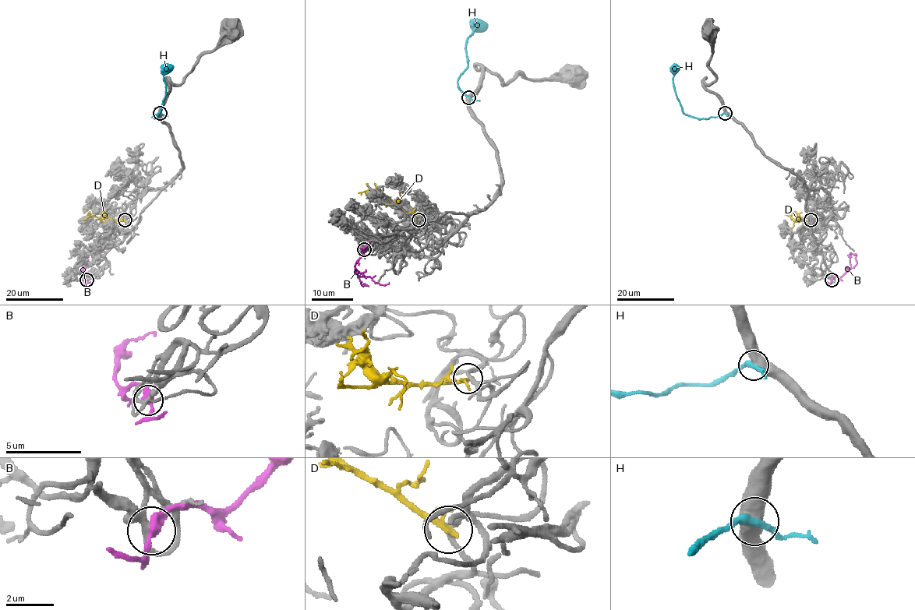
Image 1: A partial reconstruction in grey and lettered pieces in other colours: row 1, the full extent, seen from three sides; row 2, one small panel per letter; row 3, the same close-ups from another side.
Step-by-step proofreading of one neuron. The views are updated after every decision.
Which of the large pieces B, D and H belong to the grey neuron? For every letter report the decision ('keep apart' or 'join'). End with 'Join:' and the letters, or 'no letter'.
B: keep apart
D: keep apart
H: keep apart
Join: no letter

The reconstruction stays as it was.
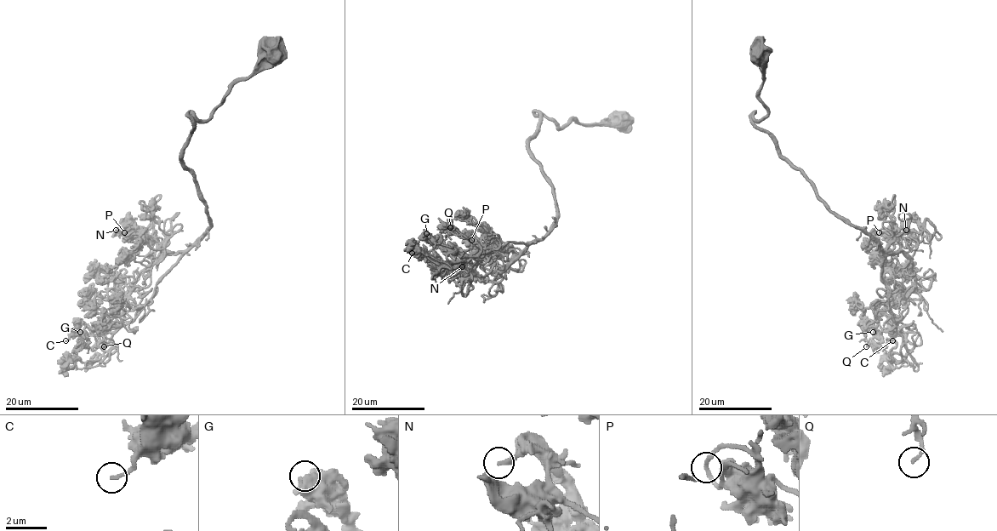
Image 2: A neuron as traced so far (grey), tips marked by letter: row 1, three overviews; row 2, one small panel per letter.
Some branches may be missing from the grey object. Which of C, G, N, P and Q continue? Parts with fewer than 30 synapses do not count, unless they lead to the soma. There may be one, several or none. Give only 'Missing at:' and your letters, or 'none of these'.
Missing at: none of these

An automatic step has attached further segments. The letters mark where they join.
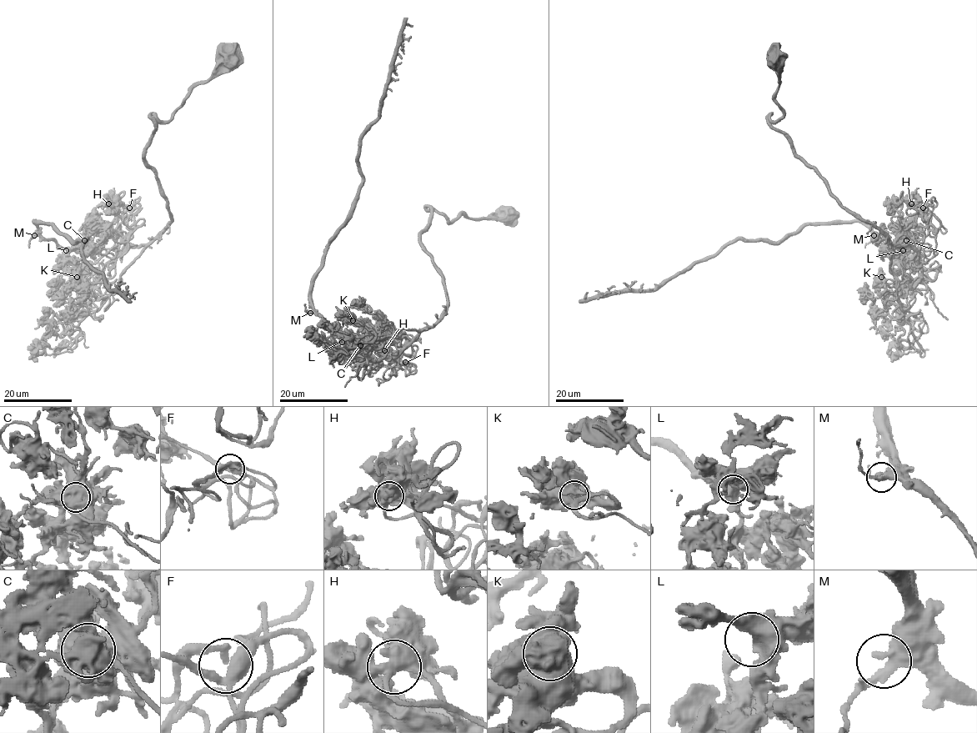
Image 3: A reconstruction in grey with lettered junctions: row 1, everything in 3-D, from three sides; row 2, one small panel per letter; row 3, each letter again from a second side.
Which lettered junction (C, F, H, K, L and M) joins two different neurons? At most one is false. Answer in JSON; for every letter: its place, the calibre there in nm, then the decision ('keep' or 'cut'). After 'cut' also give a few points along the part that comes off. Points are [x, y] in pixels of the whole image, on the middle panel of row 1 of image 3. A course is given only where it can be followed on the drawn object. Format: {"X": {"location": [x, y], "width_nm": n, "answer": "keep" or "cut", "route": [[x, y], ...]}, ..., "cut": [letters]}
{"C": {"location": [360, 345], "width_nm": 1300, "answer": "cut", "route": [[360, 345], [313, 308], [311, 281], [350, 213], [361, 140], [378, 117], [400, 30], [412, 27]]}, "F": {"location": [405, 362], "width_nm": 360, "answer": "keep"}, "H": {"location": [384, 350], "width_nm": 600, "answer": "keep"}, "K": {"location": [353, 320], "width_nm": 850, "answer": "keep"}, "L": {"location": [342, 342], "width_nm": 460, "answer": "keep"}, "M": {"location": [310, 313], "width_nm": 400, "answer": "keep"}, "cut": ["C"]}

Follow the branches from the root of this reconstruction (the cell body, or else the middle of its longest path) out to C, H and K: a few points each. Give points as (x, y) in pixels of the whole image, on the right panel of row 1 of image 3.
C: (774, 58), (784, 116), (770, 124), (844, 207), (891, 243), (908, 238), (890, 253), (906, 240)
H: (774, 58), (784, 116), (770, 124), (829, 192), (891, 243), (917, 250), (928, 213), (911, 204)
K: (774, 58), (784, 116), (770, 124), (844, 207), (891, 243), (908, 238), (903, 278), (886, 289), (881, 277)

